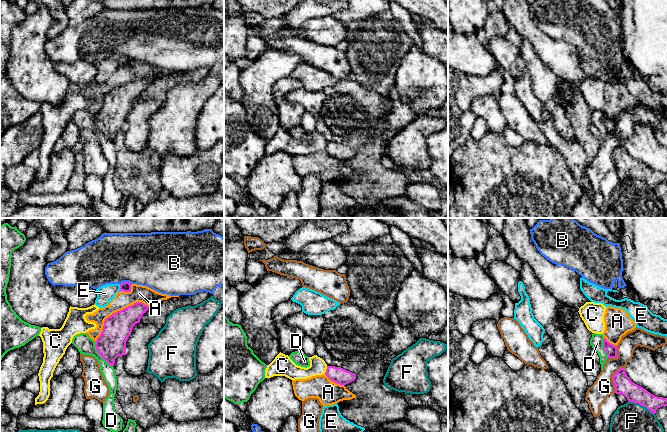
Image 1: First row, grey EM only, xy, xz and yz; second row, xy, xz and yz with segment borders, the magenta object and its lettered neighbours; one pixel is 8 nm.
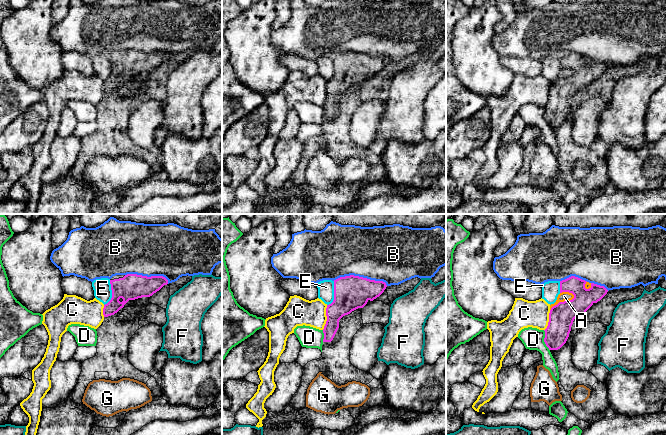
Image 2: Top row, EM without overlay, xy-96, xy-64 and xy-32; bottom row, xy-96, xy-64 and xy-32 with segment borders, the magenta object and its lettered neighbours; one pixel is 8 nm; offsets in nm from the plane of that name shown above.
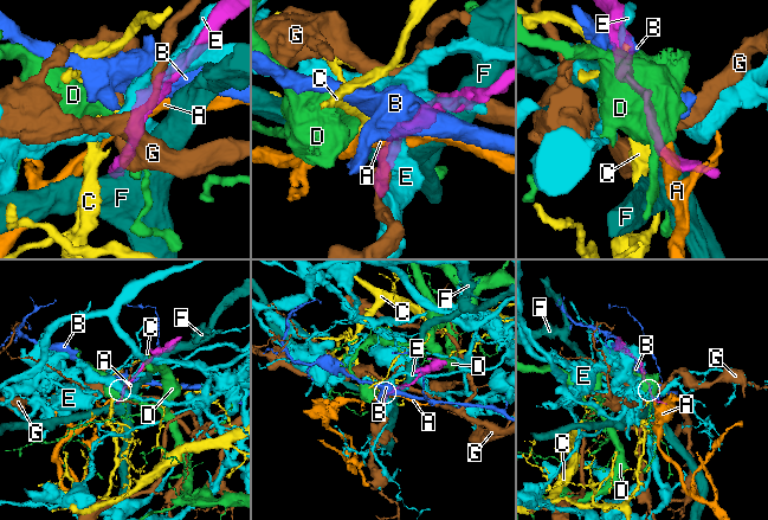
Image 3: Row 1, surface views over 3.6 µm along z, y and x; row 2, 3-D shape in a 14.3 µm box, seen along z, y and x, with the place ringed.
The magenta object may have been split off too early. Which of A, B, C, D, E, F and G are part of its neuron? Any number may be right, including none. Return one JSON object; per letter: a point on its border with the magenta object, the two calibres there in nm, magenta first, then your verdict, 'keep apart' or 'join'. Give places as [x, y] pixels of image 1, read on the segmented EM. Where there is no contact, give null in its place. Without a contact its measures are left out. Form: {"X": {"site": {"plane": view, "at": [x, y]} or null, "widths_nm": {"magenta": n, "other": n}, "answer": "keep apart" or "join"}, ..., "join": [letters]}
{"A": {"site": {"plane": "xy", "at": [117, 311]}, "widths_nm": {"magenta": 220, "other": 140}, "answer": "keep apart"}, "B": {"site": {"plane": "xy", "at": [126, 282]}, "widths_nm": {"magenta": 80, "other": 420}, "answer": "keep apart"}, "C": {"site": {"plane": "xz", "at": [326, 370]}, "widths_nm": {"magenta": 130, "other": 130}, "answer": "keep apart"}, "D": {"site": {"plane": "xy", "at": [99, 353]}, "widths_nm": {"magenta": 240, "other": 140}, "answer": "keep apart"}, "E": {"site": {"plane": "xy", "at": [120, 287]}, "widths_nm": {"magenta": 80, "other": 140}, "answer": "keep apart"}, "F": {"site": {"plane": "yz", "at": [641, 404]}, "widths_nm": {"magenta": 140, "other": 240}, "answer": "keep apart"}, "G": {"site": {"plane": "yz", "at": [612, 377]}, "widths_nm": {"magenta": 140, "other": 160}, "answer": "keep apart"}, "join": []}

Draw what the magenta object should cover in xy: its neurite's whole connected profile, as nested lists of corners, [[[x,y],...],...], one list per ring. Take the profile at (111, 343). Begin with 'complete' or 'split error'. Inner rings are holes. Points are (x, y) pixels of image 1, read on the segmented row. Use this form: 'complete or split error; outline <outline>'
complete; outline [[[136,302],[107,317],[103,329],[96,340],[97,352],[110,365],[114,366],[118,356],[125,355],[126,341],[130,336],[133,326],[140,322],[142,315],[149,306]]]

